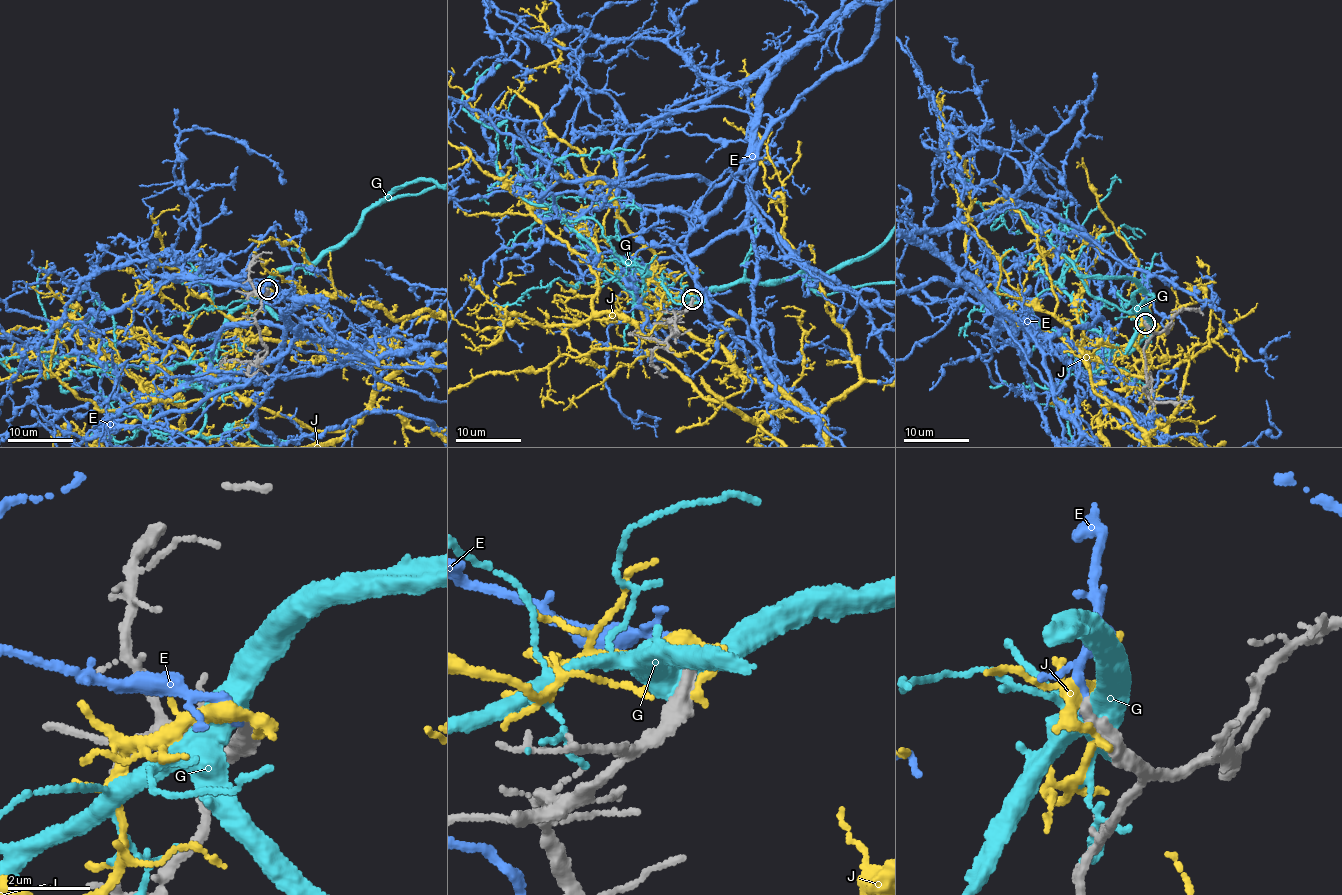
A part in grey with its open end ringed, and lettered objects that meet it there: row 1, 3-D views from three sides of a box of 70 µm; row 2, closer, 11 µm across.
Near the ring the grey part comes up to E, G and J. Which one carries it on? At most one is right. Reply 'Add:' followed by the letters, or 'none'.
Add: none

